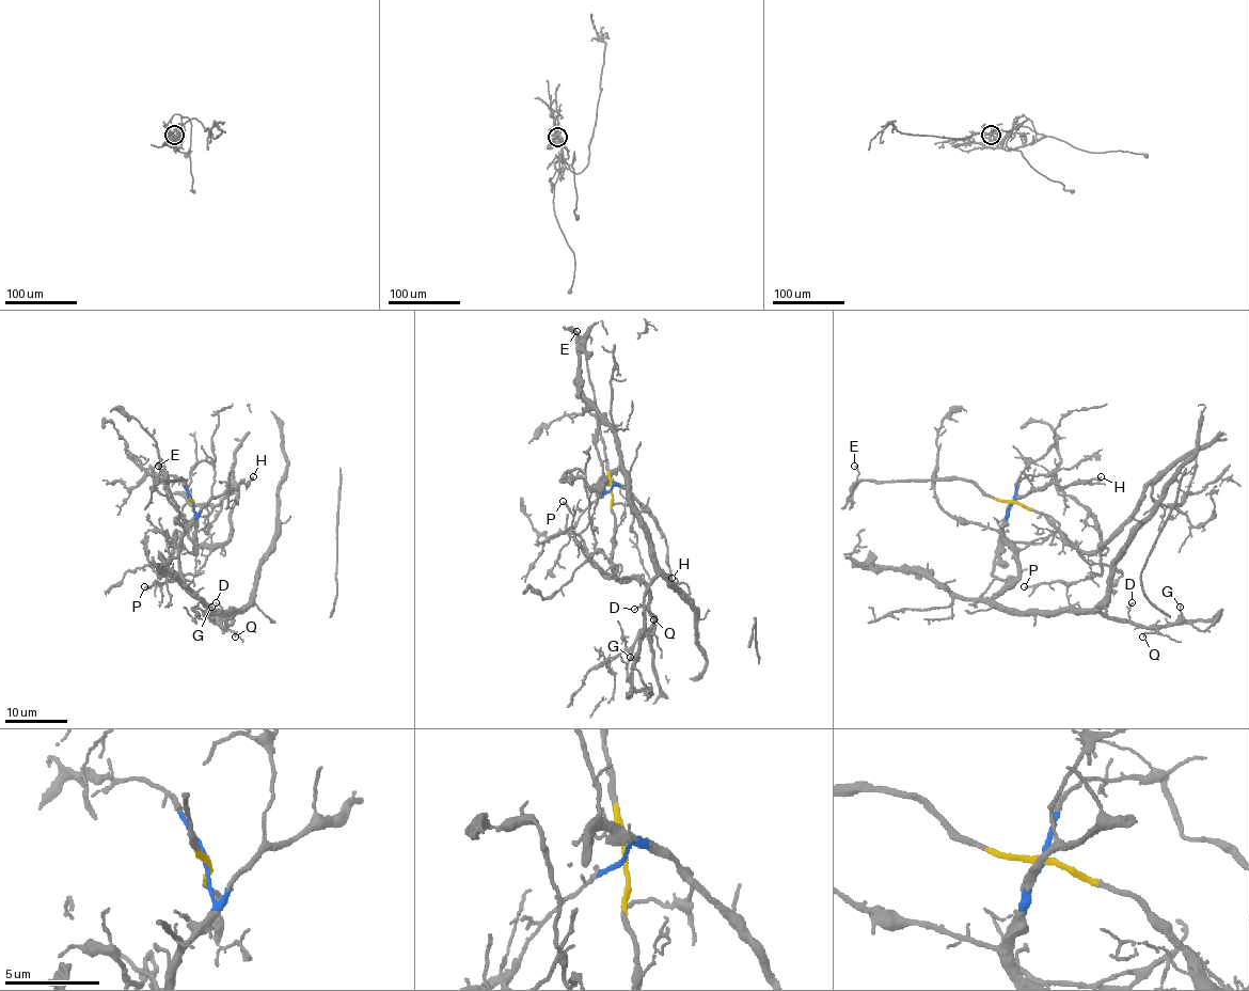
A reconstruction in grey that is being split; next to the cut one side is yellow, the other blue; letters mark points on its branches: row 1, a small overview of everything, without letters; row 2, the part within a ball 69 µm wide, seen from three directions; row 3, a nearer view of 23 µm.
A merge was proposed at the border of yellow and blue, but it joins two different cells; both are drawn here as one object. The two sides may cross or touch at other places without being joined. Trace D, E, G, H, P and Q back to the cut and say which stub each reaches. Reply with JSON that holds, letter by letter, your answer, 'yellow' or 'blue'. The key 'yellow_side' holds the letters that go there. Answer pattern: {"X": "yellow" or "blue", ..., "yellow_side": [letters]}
{"D": "blue", "E": "yellow", "G": "blue", "H": "blue", "P": "yellow", "Q": "blue", "yellow_side": ["E", "P"]}

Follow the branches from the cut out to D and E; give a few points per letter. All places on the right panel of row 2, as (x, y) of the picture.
D: (1013, 502), (1002, 536), (1017, 575), (994, 601), (1020, 611), (1102, 612), (1116, 619), (1127, 619), (1133, 602)
E: (1013, 502), (985, 496), (971, 482), (961, 478), (858, 481), (855, 465)

